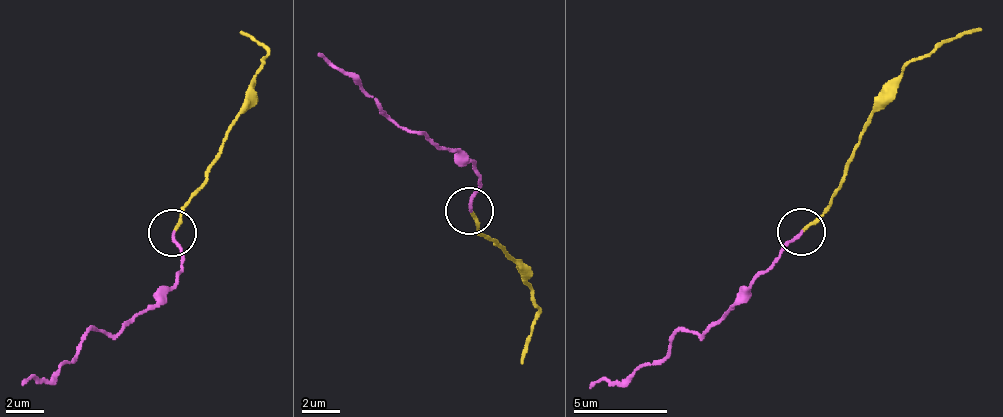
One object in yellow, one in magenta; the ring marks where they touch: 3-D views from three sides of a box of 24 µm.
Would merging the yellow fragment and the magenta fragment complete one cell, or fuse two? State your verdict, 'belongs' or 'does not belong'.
belongs

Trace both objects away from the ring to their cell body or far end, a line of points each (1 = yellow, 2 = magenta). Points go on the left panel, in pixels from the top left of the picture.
1: (173, 231), (261, 63), (264, 49), (240, 30)
2: (173, 231), (184, 268), (174, 282), (116, 334), (102, 334), (93, 329), (81, 348), (48, 380), (23, 384)

